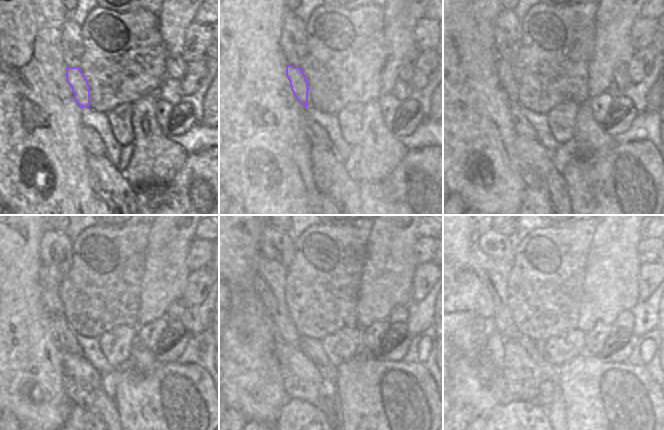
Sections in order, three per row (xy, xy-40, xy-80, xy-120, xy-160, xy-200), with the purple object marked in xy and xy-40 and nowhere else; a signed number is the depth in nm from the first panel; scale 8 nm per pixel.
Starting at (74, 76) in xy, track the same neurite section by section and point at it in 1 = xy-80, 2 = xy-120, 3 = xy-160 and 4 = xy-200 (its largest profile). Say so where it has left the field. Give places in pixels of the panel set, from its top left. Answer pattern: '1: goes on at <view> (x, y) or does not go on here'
1: goes on at xy-80 (508, 83)
2: goes on at xy-120 (51, 300)
3: goes on at xy-160 (264, 294)
4: goes on at xy-200 (463, 291)

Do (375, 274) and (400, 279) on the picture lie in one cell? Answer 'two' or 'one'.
one

